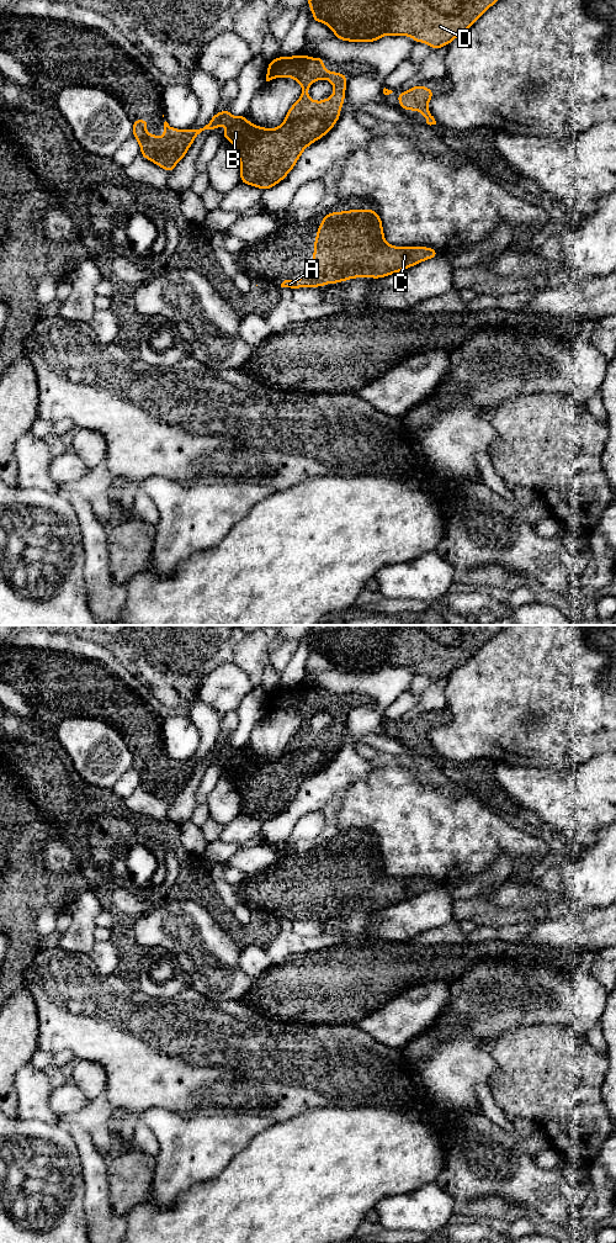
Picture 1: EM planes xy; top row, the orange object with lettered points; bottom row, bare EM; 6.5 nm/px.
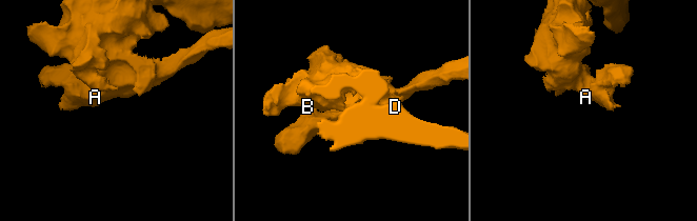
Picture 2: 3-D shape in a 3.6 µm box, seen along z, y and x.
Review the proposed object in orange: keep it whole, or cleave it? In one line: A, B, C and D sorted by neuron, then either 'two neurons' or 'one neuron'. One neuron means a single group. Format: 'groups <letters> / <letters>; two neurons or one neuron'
groups A B D / C; two neurons

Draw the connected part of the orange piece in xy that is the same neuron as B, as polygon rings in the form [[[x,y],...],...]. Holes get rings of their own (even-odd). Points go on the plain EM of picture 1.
[[[298,686],[277,688],[267,694],[266,713],[292,709],[302,716],[301,729],[290,739],[278,758],[259,758],[249,753],[245,745],[233,749],[227,740],[216,744],[200,761],[180,762],[165,752],[164,768],[160,769],[145,763],[148,751],[132,751],[132,767],[140,777],[140,787],[171,804],[202,762],[214,762],[225,755],[222,771],[233,773],[240,793],[240,814],[261,821],[277,816],[294,799],[303,782],[324,768],[340,750],[347,707],[325,702],[323,688]],[[320,710],[329,712],[334,724],[325,731],[314,732],[309,729],[308,720]]]

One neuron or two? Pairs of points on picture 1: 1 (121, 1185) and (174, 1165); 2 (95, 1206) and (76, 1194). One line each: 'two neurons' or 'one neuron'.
1: two neurons
2: two neurons

